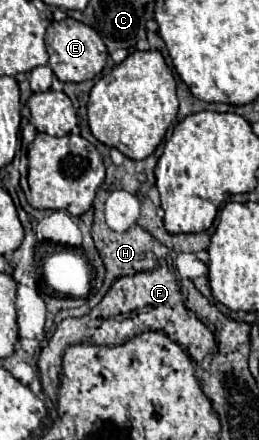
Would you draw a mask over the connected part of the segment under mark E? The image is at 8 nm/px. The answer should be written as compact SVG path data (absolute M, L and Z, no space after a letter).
M76 19L52 21L48 27L46 45L48 45L48 55L50 55L48 65L52 67L54 75L64 83L80 83L80 81L94 79L96 75L102 73L102 69L106 67L106 61L108 61L108 51L106 51L104 41L100 39L100 35L92 27L88 27Z

